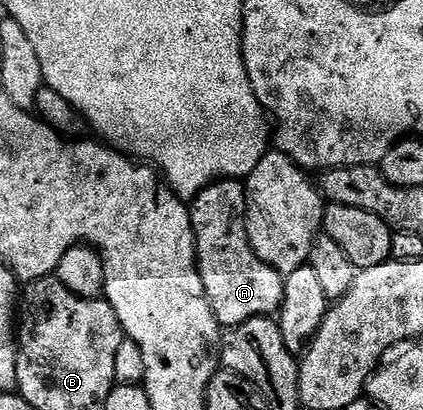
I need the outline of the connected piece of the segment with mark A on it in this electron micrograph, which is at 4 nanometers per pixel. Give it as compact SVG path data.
M219 180L206 186L189 203L190 219L198 249L198 271L204 280L206 298L214 309L219 326L233 328L253 318L268 318L282 309L286 280L256 254L250 243L250 227L246 224L246 187L238 180Z

